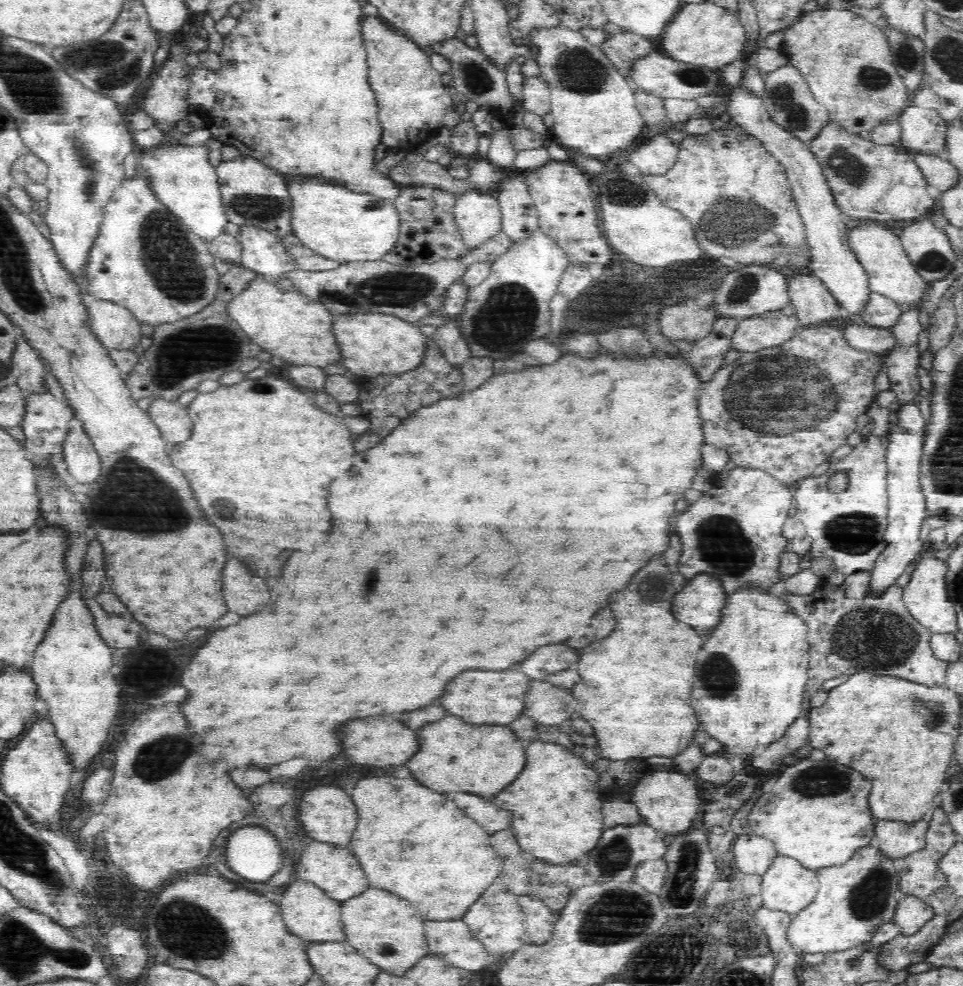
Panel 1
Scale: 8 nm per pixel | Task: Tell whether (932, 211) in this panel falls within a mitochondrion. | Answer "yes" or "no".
no

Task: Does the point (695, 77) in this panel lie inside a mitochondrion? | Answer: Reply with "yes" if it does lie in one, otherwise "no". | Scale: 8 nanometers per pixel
yes

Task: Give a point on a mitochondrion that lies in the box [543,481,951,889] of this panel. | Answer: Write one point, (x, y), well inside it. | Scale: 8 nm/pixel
(871, 636)

